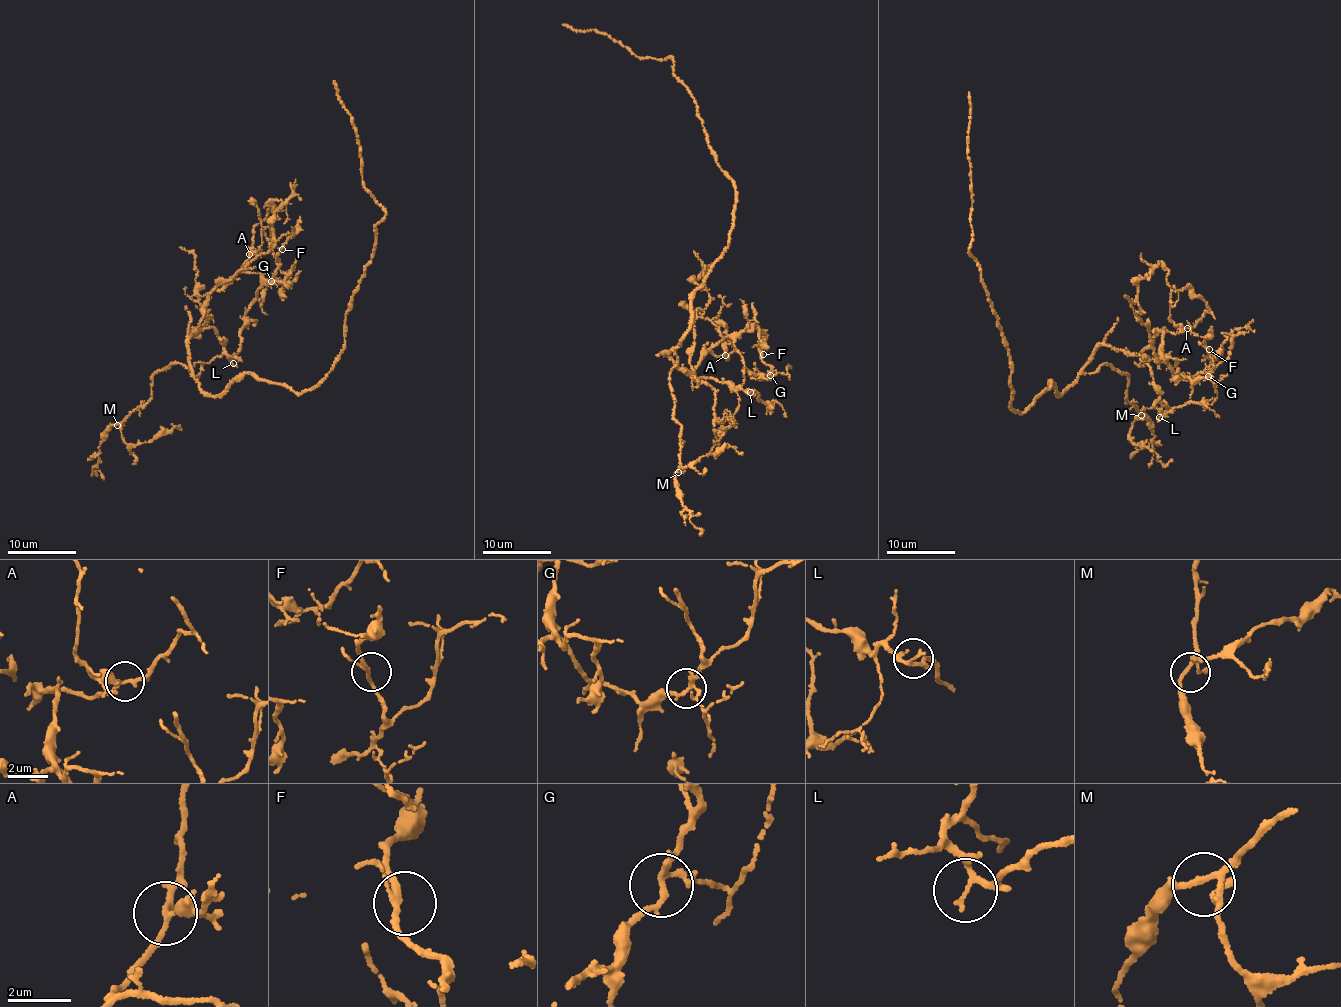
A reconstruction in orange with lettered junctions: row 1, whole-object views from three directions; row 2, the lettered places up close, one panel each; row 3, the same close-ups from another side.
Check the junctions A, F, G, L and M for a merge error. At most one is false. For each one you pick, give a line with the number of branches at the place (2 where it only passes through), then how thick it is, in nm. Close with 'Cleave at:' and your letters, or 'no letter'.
Cleave at: no letter

